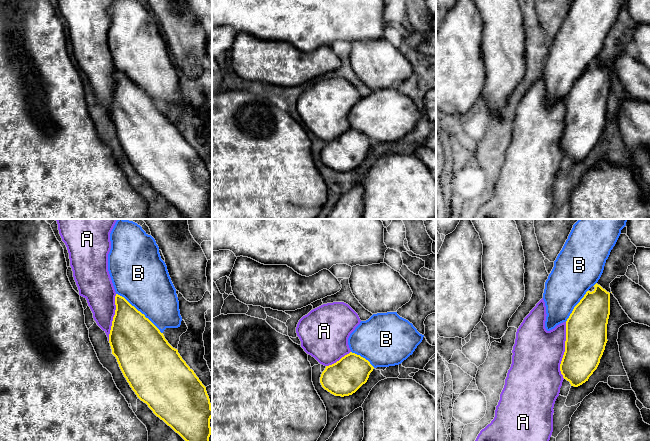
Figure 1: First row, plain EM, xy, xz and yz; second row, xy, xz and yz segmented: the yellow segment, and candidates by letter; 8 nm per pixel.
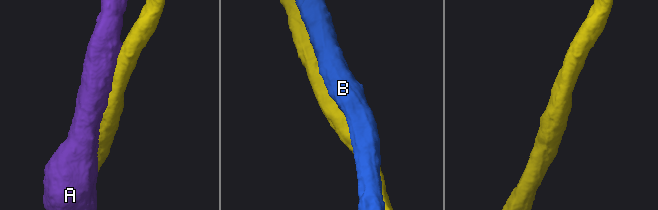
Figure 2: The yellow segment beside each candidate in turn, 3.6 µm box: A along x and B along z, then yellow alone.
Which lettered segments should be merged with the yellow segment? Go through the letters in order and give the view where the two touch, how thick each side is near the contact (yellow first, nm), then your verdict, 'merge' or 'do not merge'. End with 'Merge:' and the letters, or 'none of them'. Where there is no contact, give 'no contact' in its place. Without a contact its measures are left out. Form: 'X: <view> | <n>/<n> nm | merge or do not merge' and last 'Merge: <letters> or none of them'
A: yz | 340/400 nm | do not merge
B: xy | 400/420 nm | merge
Merge: B

